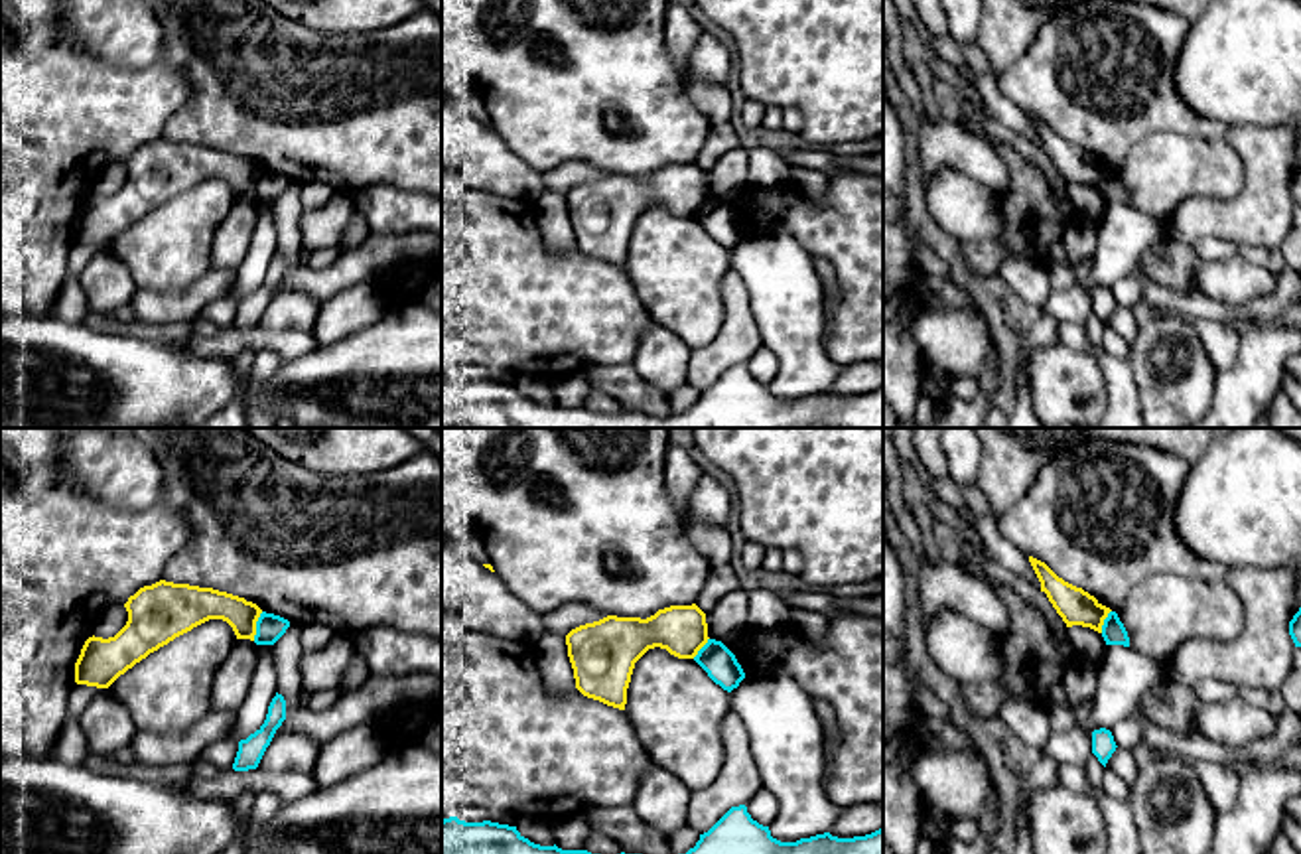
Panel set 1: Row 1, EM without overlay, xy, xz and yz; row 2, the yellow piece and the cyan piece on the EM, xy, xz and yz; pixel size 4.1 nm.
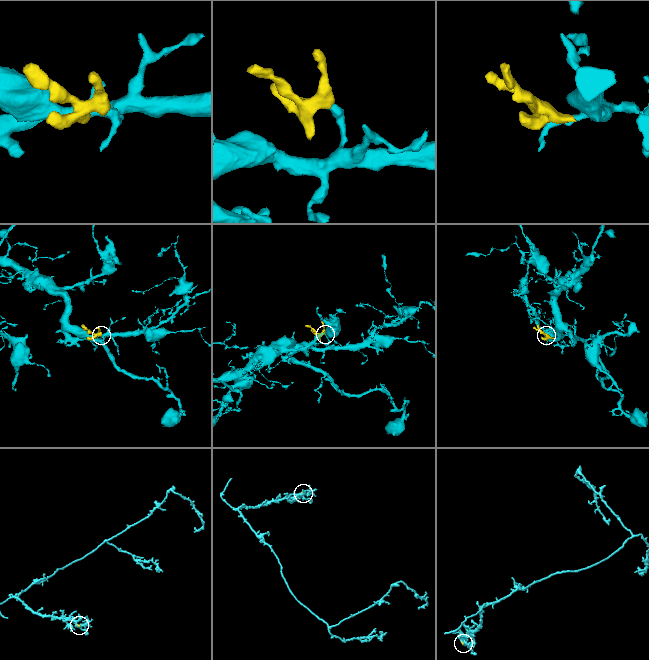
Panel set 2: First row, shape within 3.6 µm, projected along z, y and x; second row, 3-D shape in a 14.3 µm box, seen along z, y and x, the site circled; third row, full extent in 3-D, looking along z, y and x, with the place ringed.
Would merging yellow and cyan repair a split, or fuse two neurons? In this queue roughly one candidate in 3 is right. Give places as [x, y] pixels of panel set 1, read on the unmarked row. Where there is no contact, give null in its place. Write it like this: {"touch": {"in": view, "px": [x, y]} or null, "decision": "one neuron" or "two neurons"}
{"touch": {"in": "xy", "px": [255, 184]}, "decision": "two neurons"}

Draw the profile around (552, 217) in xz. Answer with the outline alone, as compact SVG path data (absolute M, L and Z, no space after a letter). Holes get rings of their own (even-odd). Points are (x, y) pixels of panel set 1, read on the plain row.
M544 189L534 199L534 207L544 247L554 254L572 250L576 247L576 237L568 215L566 195Z

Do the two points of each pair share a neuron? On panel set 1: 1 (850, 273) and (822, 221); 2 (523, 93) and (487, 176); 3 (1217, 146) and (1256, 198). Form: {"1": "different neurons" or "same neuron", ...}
{"1": "same neuron", "2": "different neurons", "3": "same neuron"}

